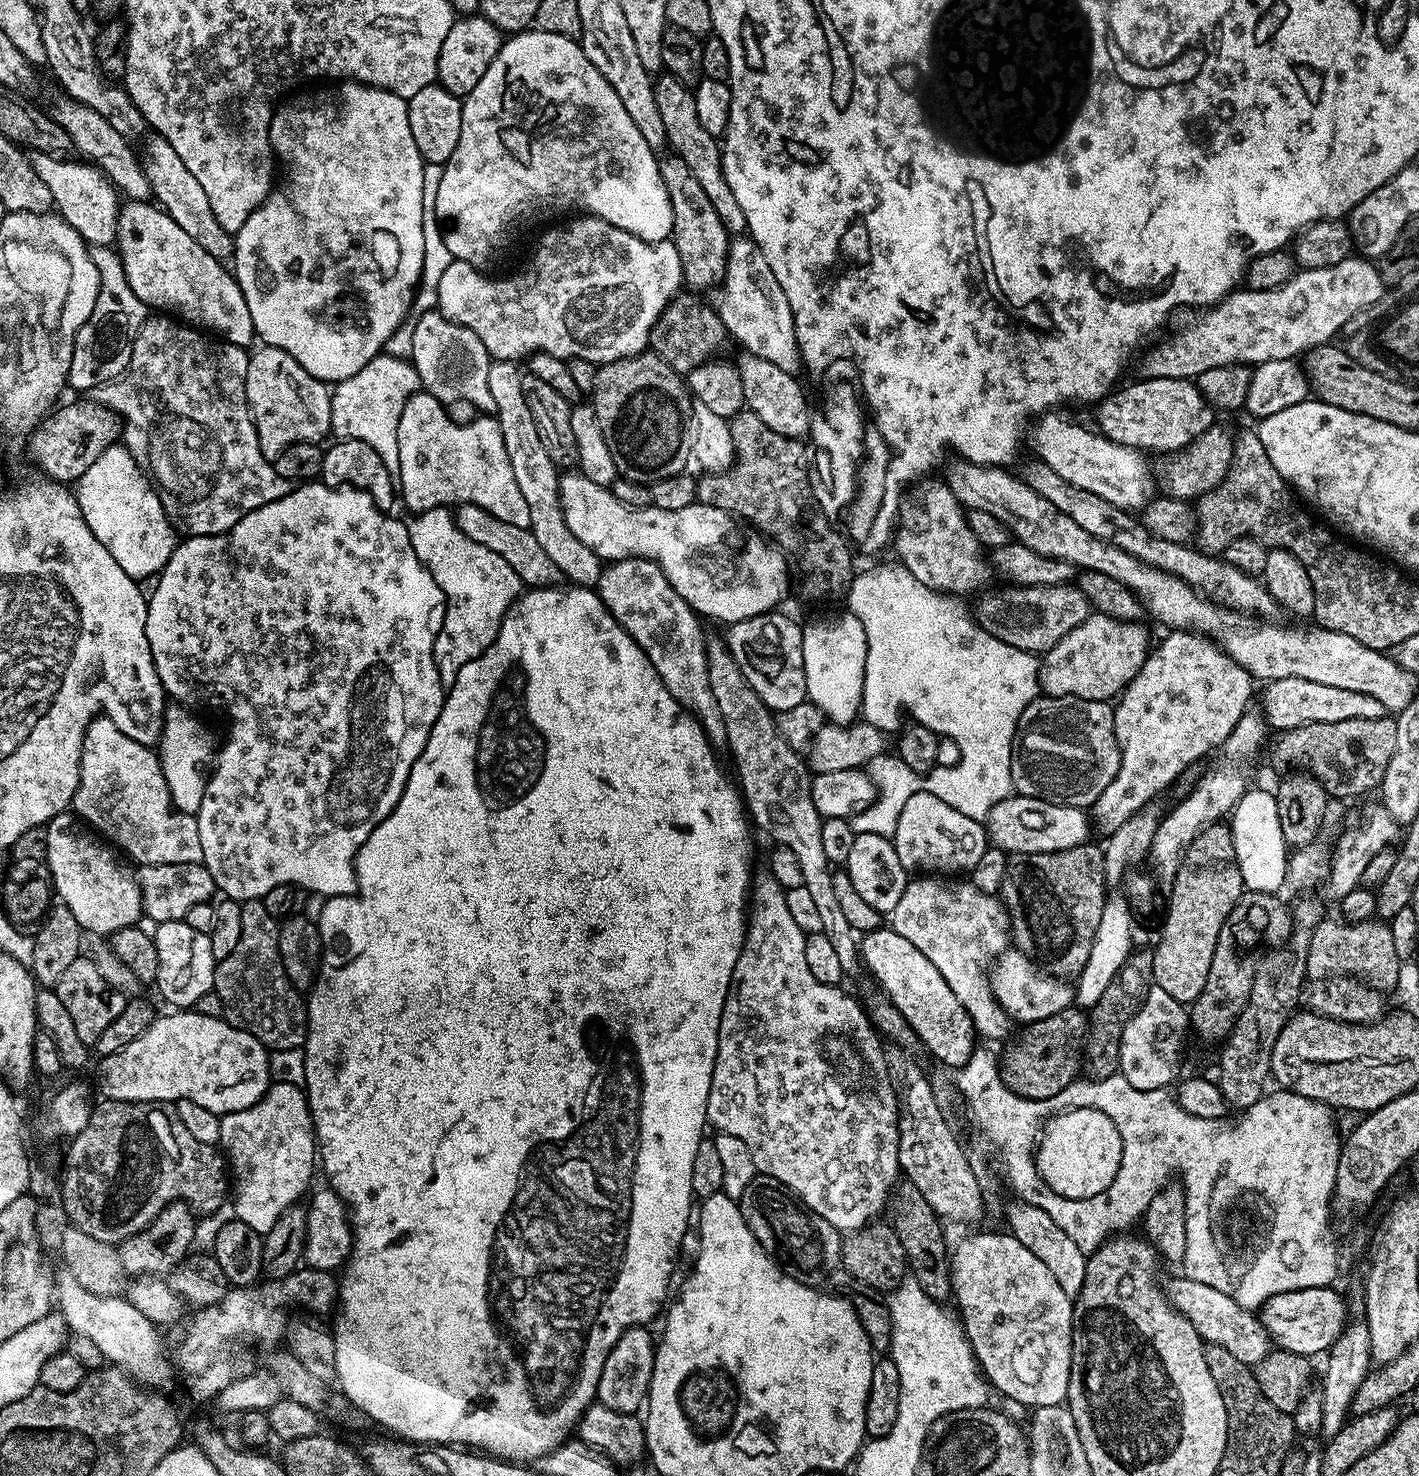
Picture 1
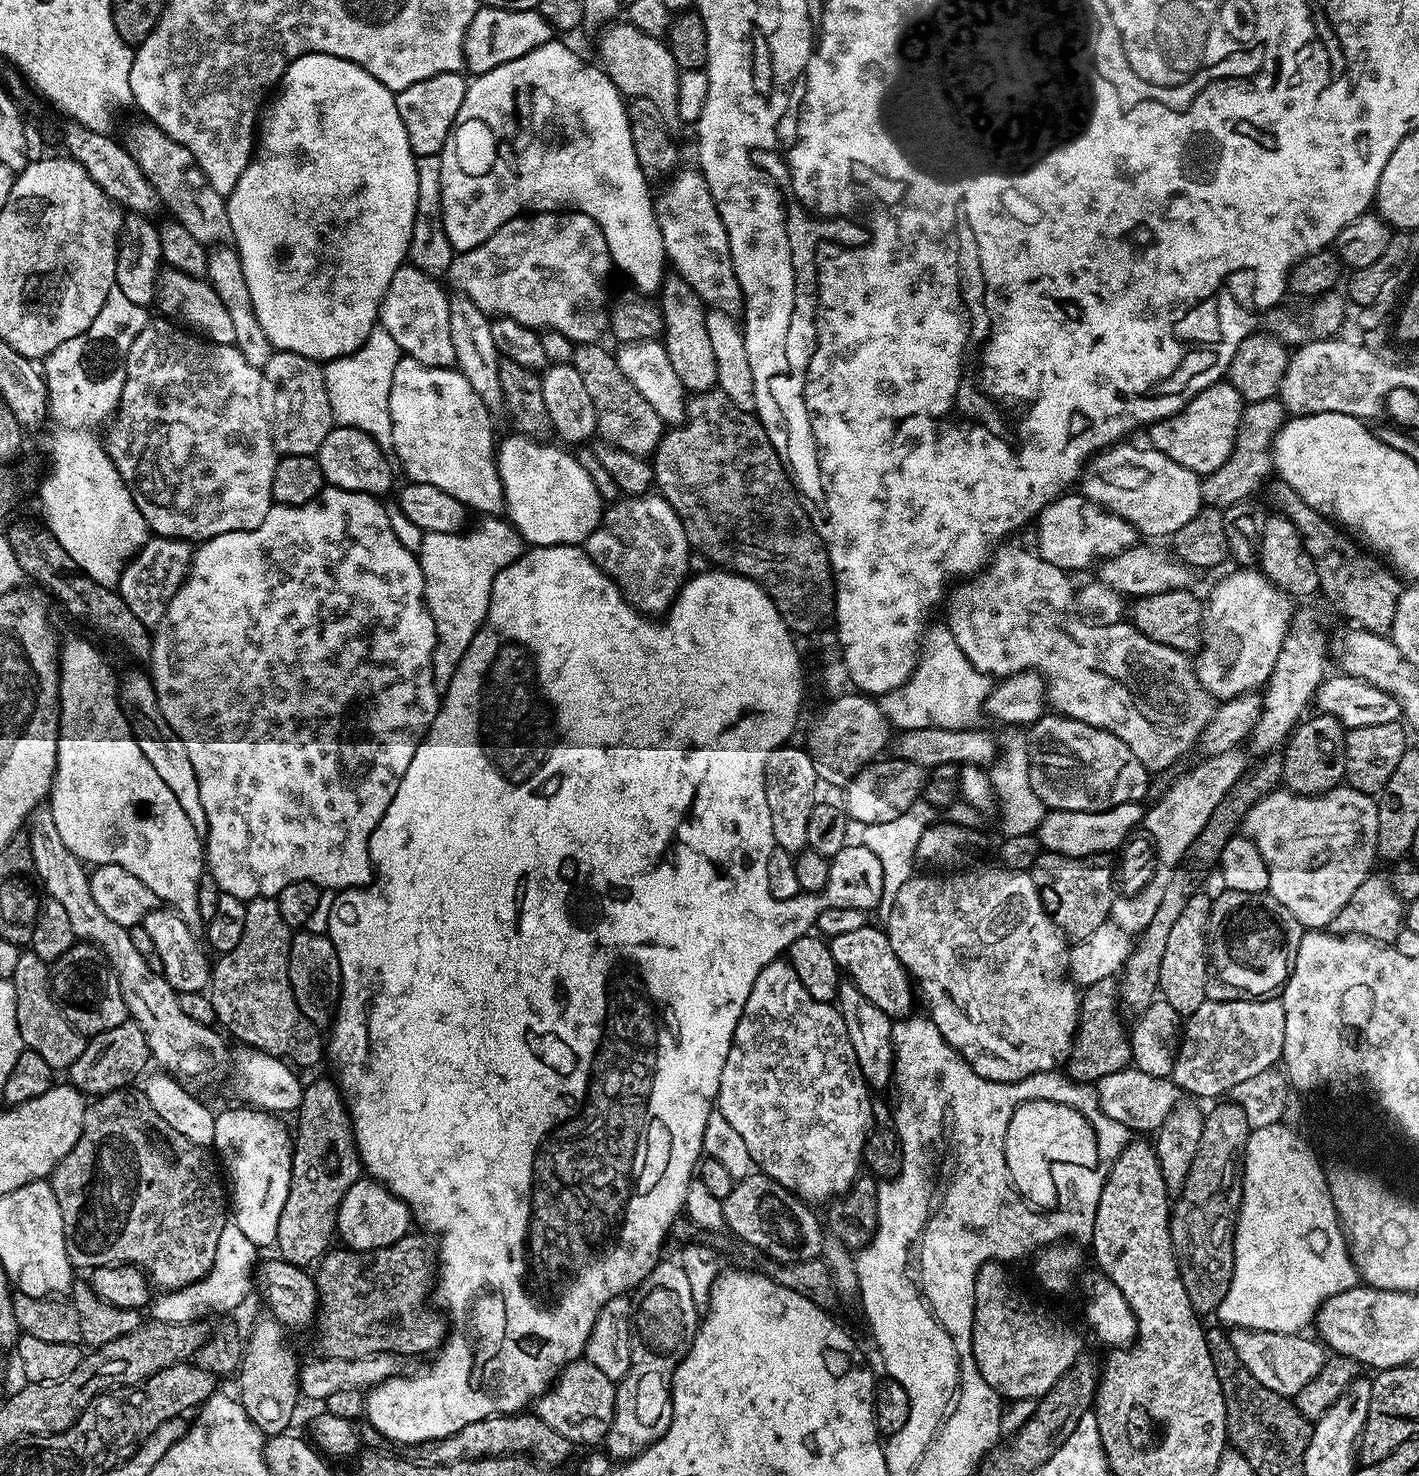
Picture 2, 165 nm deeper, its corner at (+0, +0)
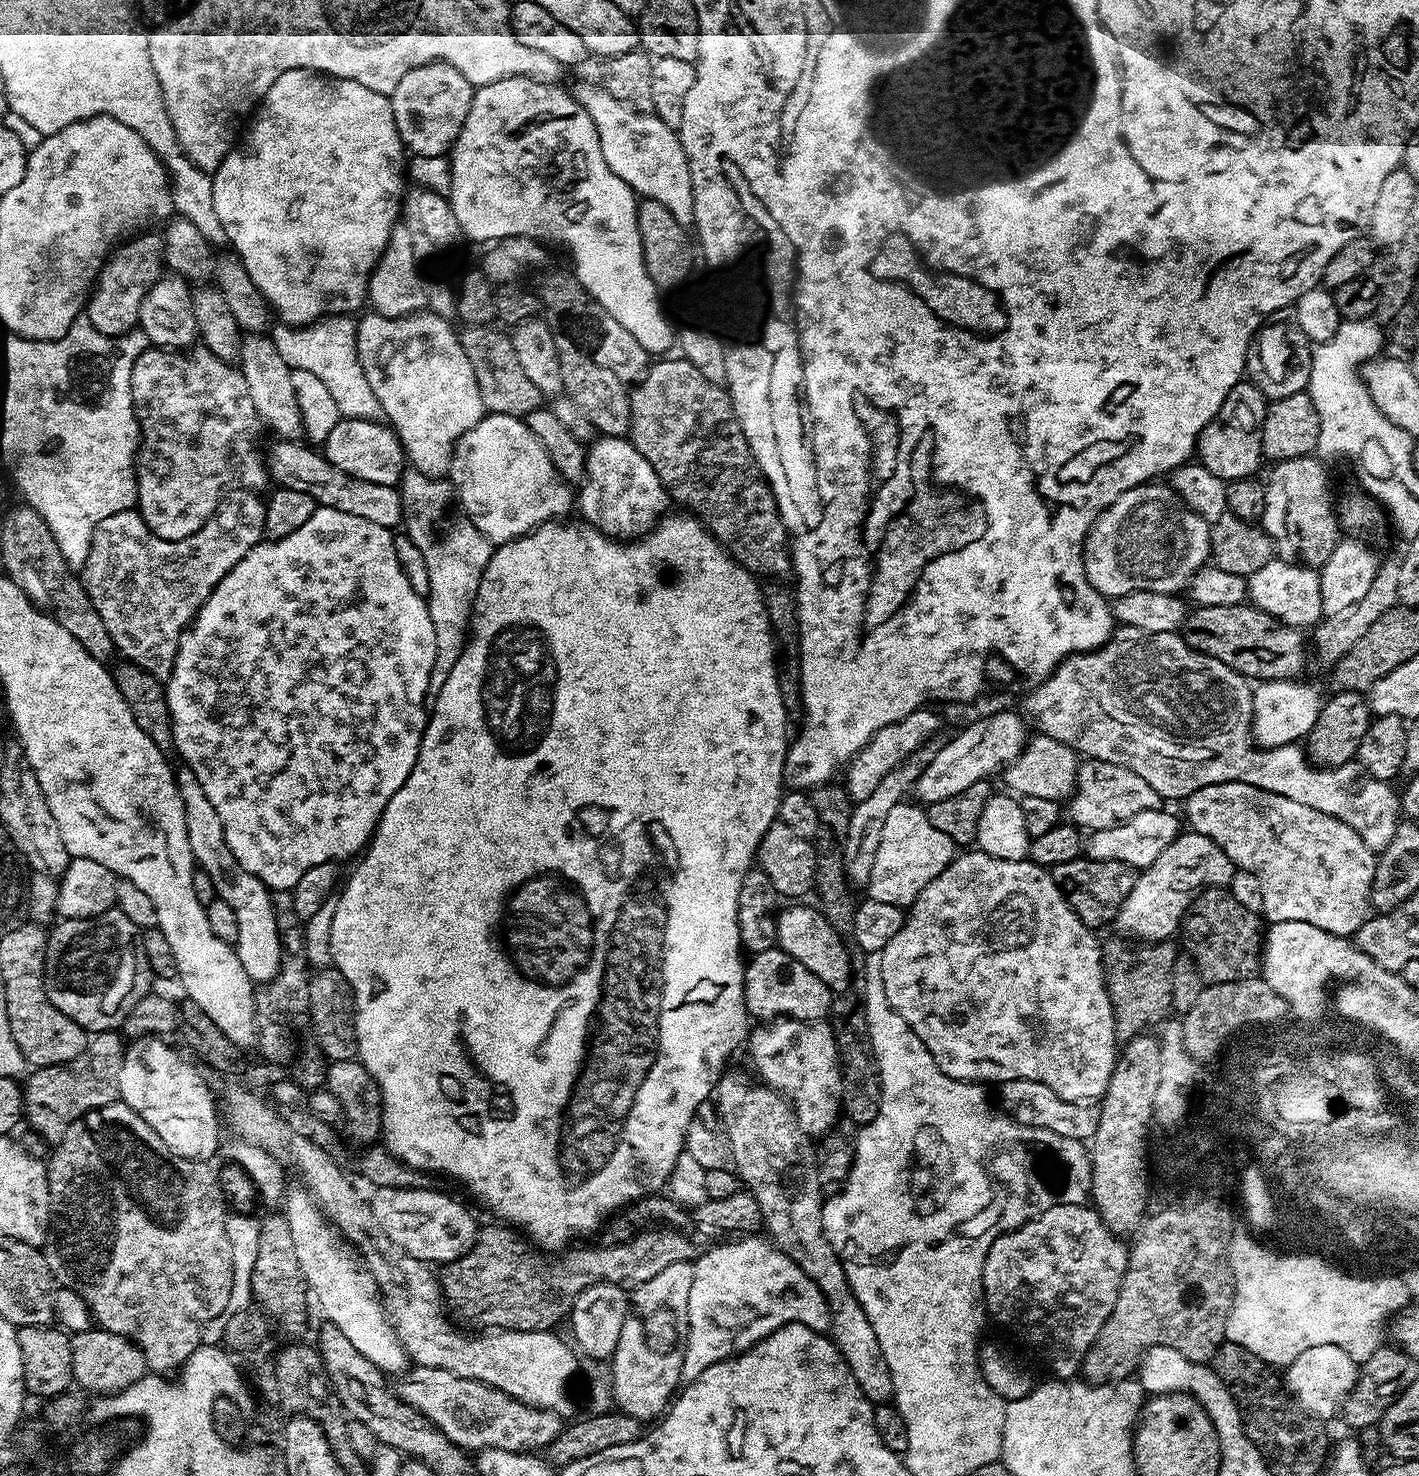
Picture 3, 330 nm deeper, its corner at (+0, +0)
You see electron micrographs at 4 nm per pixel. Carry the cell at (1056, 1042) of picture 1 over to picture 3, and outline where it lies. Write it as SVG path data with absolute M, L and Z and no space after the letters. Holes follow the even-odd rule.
M1124 938L1104 940L1102 959L1104 961L1104 984L1110 994L1112 1008L1116 1012L1116 1034L1127 1042L1141 1035L1151 1024L1159 1025L1169 1019L1173 1011L1172 971L1178 955L1178 948L1172 942L1156 942L1151 946L1129 942Z

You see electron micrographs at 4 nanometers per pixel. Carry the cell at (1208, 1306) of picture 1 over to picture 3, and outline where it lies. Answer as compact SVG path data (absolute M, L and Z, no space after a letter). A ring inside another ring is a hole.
M1310 1346L1310 1350L1302 1350L1302 1354L1283 1369L1282 1383L1303 1412L1328 1422L1335 1412L1337 1415L1341 1411L1344 1397L1356 1384L1357 1371L1357 1361L1352 1360L1342 1346Z

